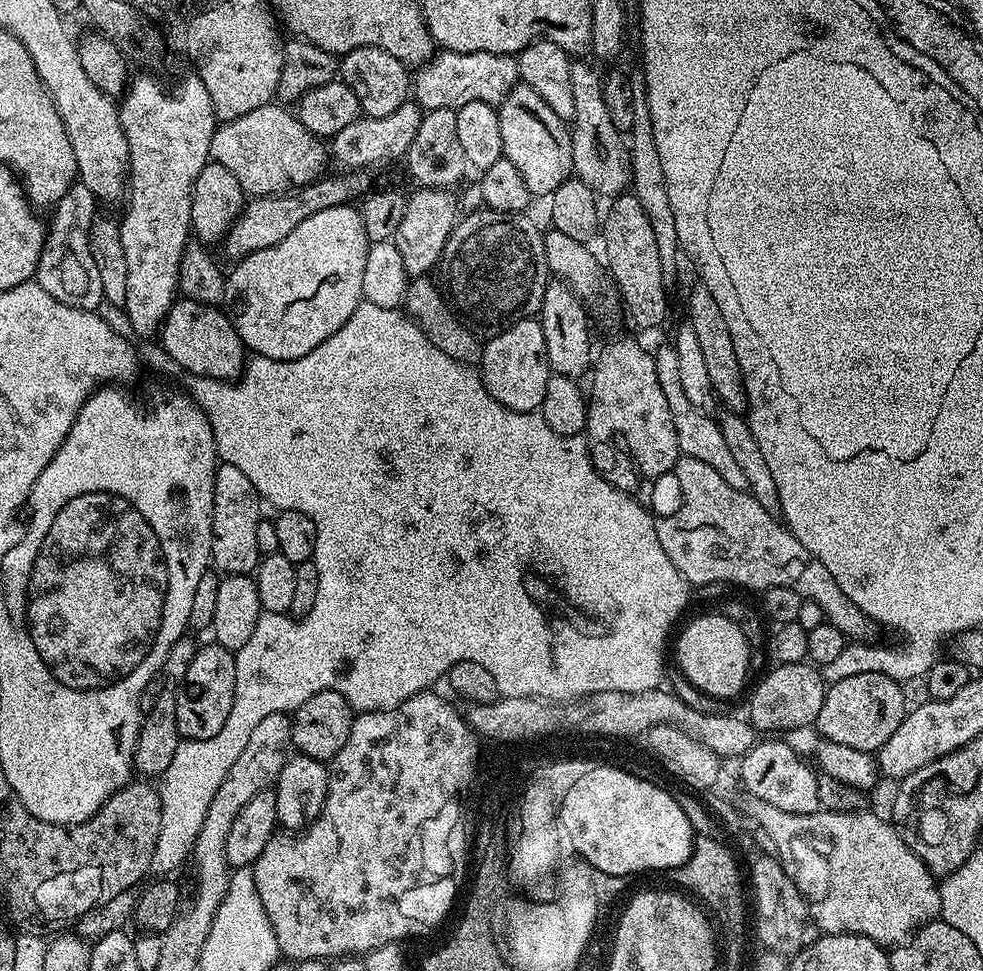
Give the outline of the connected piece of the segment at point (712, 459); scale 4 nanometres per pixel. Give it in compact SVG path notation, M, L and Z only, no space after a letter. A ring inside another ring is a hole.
M672 346L655 349L654 359L658 370L658 386L662 386L662 394L666 394L666 402L670 405L670 414L674 418L674 430L678 434L678 446L683 455L690 458L698 458L698 462L706 462L706 466L714 466L730 486L739 492L748 491L748 479L742 474L738 461L730 455L730 446L722 438L722 430L719 423L709 413L696 408L686 398L682 390L681 375L678 374L678 354Z

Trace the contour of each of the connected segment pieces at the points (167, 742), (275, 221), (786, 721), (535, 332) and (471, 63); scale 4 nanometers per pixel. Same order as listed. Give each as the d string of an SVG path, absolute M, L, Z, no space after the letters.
M185 634L180 637L178 642L174 642L174 646L170 646L170 654L166 658L162 669L162 687L158 702L154 702L154 710L150 710L150 714L146 714L140 721L140 733L136 739L136 751L134 753L134 768L137 773L140 772L141 777L159 778L164 775L166 766L170 766L171 760L174 758L174 750L178 750L178 746L182 742L180 731L178 730L178 702L176 694L180 691L180 685L186 678L186 670L190 670L190 662L194 662L197 641L191 640L191 635Z
M340 175L344 176L338 177L337 180L324 178L287 194L257 196L249 199L245 203L240 217L232 223L232 229L222 241L225 254L232 259L232 262L239 262L258 250L266 250L270 246L282 242L282 238L286 238L286 234L290 234L290 230L298 227L307 216L313 216L315 212L322 211L326 206L347 205L351 201L348 199L352 196L352 180L348 177L351 175Z
M808 662L779 664L757 686L750 700L749 723L757 730L798 730L815 725L825 702L827 685L823 675Z
M539 319L519 320L514 326L491 337L487 343L480 354L478 372L490 395L499 404L515 412L537 411L542 398L546 398L546 382L550 375L546 338L542 334Z
M441 51L427 66L414 76L414 100L421 109L461 108L466 102L486 102L496 106L505 100L508 91L520 80L518 60L515 55L499 56L489 52Z

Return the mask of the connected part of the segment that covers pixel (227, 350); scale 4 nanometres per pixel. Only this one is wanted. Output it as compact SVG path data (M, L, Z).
M180 298L173 303L158 333L159 343L188 376L232 382L246 367L246 349L228 313L210 304Z

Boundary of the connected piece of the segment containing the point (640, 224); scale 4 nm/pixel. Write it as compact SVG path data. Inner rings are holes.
M621 194L611 201L612 209L607 209L606 215L602 220L602 237L604 236L604 256L602 252L602 260L606 265L607 275L610 277L611 283L614 285L621 301L623 311L628 311L628 316L637 324L640 328L656 328L664 319L668 316L668 296L664 293L664 287L666 287L666 281L662 274L662 262L658 258L658 242L654 239L654 230L650 227L650 221L646 218L646 214L642 210L642 202L638 202L638 198L631 194Z

